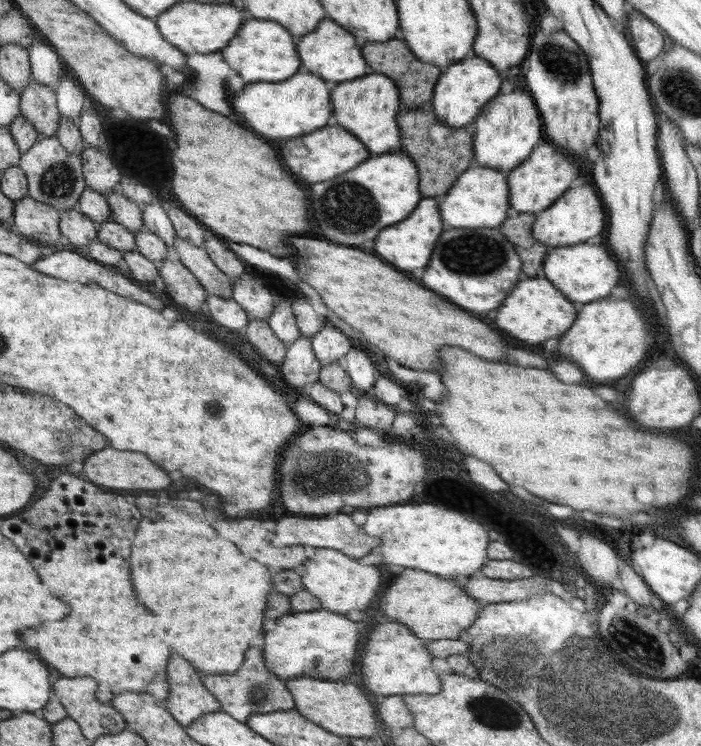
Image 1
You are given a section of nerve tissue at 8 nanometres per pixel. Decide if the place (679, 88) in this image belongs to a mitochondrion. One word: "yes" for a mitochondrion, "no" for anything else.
yes

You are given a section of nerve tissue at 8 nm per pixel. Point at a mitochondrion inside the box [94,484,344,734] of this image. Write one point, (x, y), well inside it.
(260, 695)

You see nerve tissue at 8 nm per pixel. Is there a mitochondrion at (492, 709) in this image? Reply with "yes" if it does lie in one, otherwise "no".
yes

